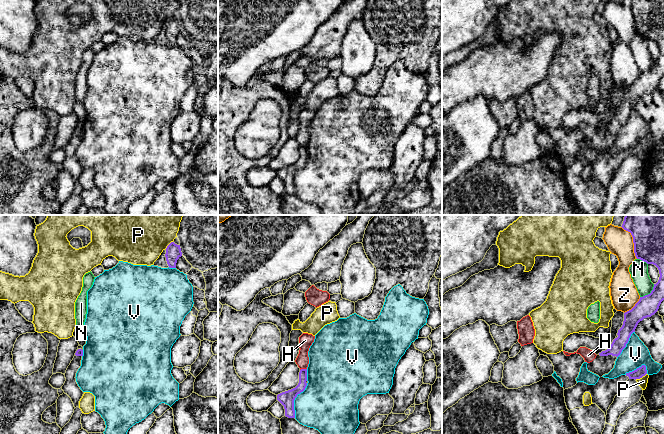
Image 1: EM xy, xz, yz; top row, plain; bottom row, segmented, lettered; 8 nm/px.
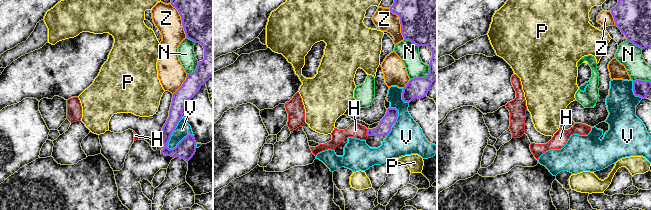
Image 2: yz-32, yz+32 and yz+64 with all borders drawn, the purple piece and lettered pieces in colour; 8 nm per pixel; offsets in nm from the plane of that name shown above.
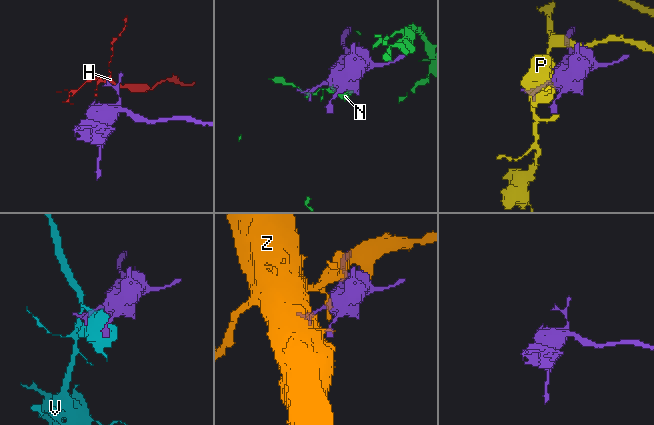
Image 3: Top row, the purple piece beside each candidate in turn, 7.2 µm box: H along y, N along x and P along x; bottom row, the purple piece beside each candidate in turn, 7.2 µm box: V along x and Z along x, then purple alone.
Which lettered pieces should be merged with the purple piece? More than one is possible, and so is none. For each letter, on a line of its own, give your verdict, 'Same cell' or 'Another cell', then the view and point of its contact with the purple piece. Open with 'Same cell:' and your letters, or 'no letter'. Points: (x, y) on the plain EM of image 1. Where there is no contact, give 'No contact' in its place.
Same cell: no letter
H: Another cell. Touches purple at xz (303, 145)
N: Another cell. Touches purple at yz (650, 69)
P: Another cell. Touches purple at yz (640, 153)
V: Another cell. Touches purple at xz (294, 175)
Z: Another cell. Touches purple at yz (633, 17)

